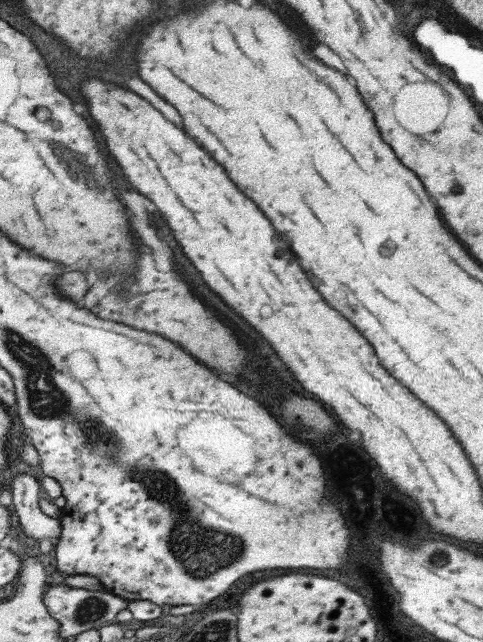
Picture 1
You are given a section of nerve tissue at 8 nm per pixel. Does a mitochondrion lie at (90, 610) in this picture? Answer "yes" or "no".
yes

